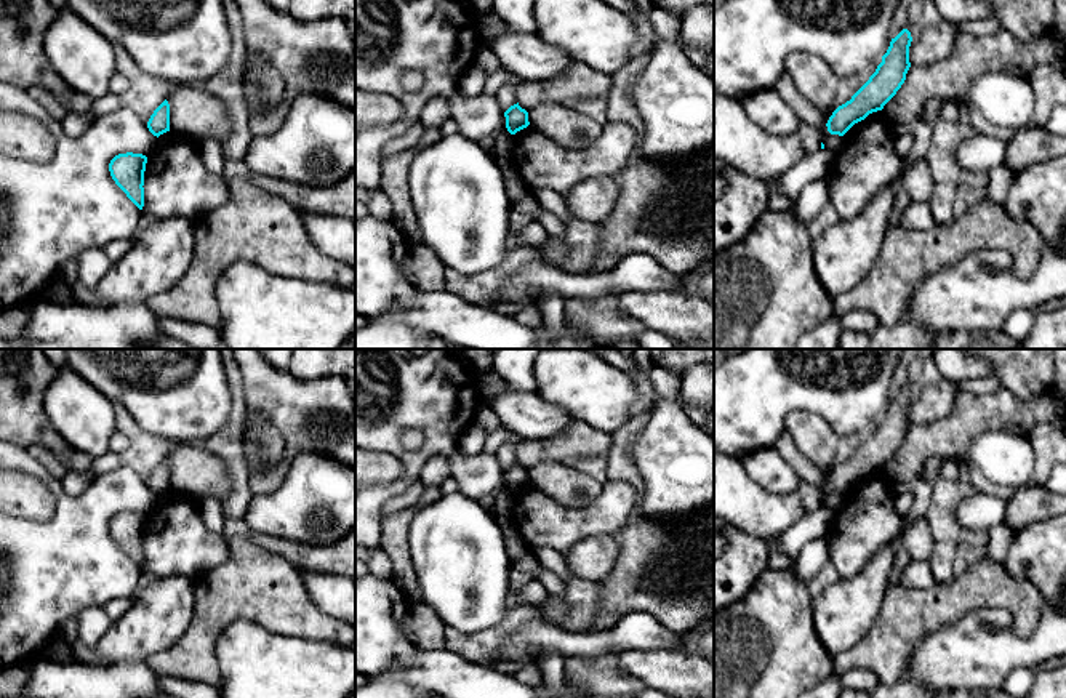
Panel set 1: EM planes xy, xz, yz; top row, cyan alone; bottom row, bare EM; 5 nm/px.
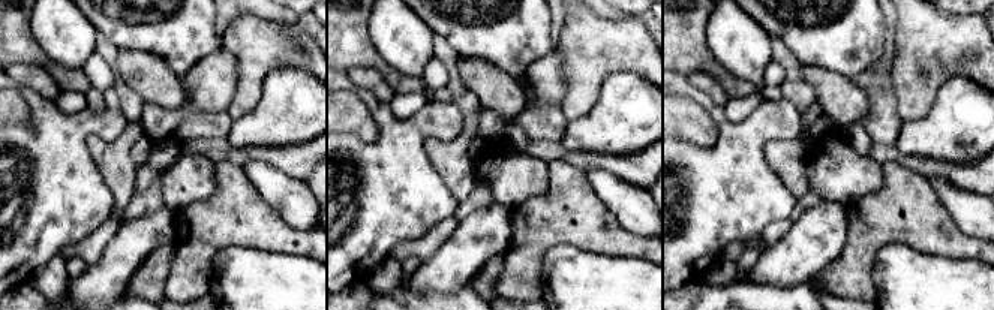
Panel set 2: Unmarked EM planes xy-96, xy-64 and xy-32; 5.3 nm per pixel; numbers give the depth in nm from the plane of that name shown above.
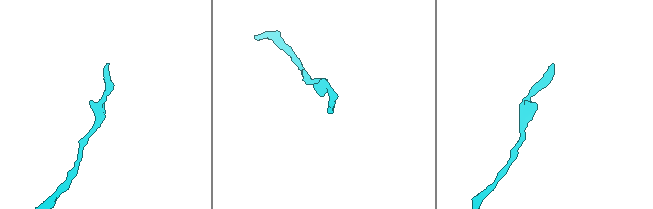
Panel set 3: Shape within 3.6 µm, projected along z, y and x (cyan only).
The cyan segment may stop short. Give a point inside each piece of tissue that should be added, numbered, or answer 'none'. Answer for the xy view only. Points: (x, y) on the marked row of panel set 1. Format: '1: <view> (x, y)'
none

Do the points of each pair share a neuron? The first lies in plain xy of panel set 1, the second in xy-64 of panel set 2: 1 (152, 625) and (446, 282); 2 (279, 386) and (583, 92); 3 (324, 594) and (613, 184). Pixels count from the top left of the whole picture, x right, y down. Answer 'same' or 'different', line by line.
1: same
2: same
3: same

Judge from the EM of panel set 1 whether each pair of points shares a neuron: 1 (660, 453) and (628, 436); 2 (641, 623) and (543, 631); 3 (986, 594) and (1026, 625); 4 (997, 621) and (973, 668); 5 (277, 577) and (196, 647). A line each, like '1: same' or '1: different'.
1: different
2: same
3: same
4: same
5: same

